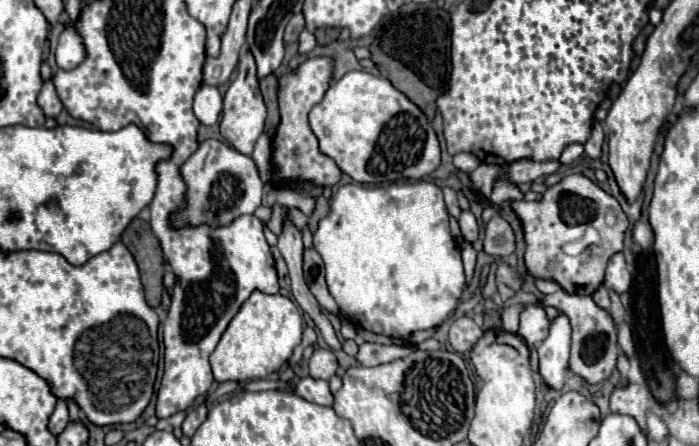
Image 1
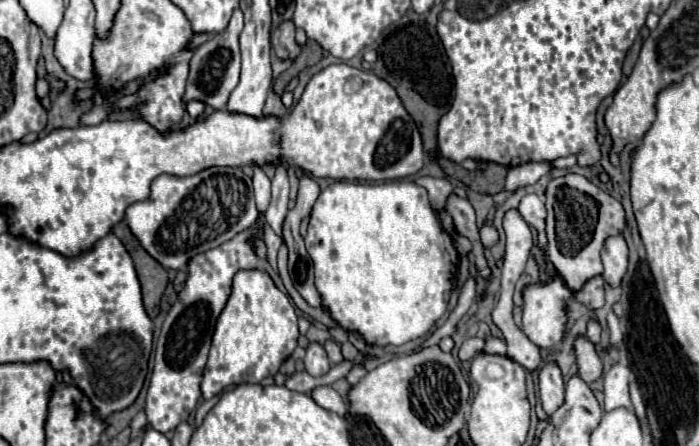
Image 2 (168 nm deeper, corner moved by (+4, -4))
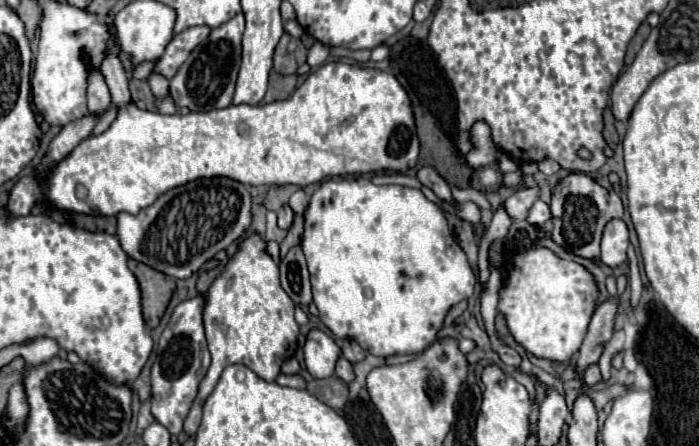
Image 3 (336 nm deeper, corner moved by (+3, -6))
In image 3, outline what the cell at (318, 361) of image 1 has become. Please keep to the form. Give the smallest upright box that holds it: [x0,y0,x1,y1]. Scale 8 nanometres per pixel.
[304,329,340,379]

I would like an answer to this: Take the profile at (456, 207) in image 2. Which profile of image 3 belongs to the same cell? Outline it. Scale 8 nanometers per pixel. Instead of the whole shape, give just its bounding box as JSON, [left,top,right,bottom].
[418,167,454,203]

